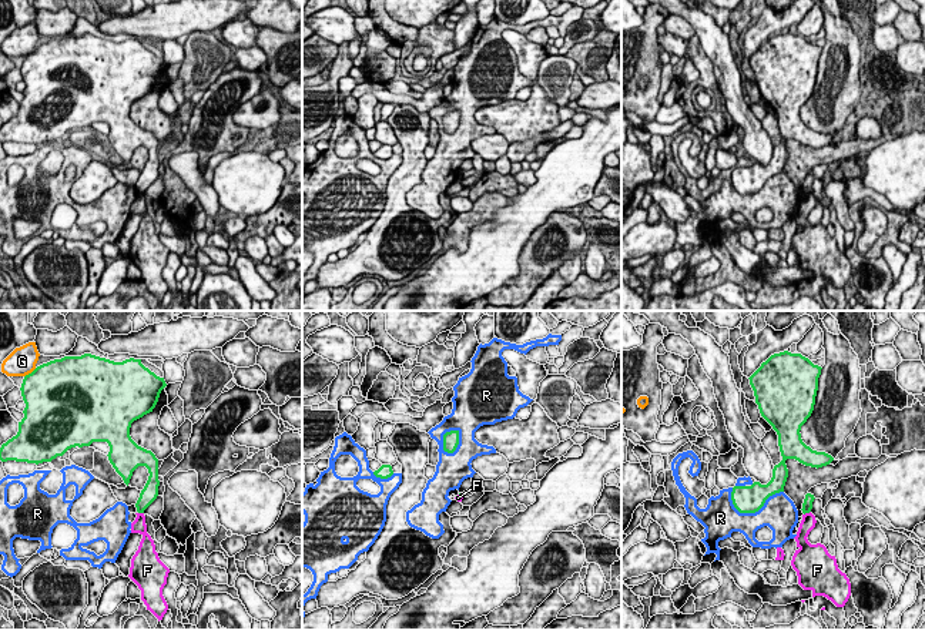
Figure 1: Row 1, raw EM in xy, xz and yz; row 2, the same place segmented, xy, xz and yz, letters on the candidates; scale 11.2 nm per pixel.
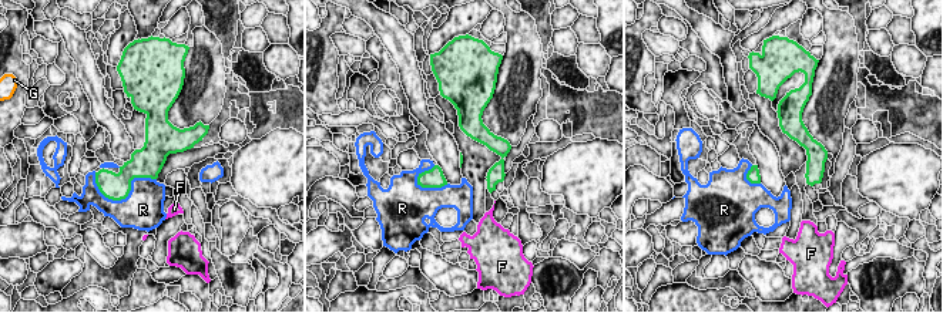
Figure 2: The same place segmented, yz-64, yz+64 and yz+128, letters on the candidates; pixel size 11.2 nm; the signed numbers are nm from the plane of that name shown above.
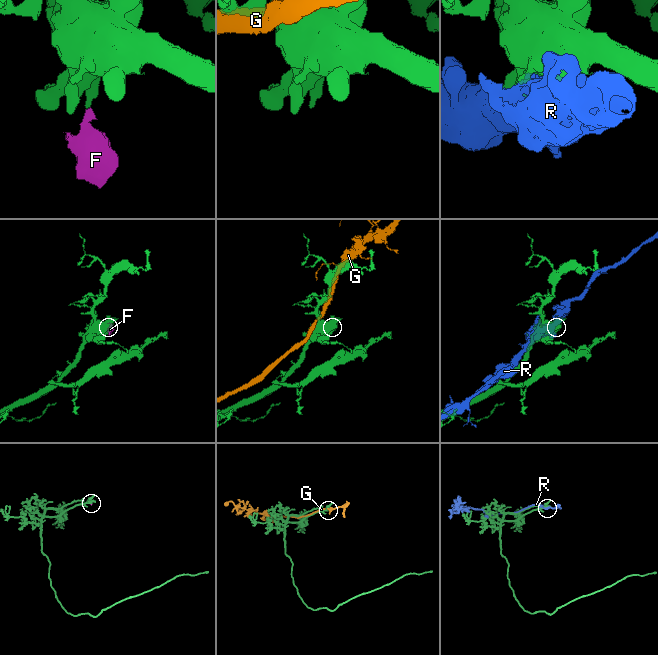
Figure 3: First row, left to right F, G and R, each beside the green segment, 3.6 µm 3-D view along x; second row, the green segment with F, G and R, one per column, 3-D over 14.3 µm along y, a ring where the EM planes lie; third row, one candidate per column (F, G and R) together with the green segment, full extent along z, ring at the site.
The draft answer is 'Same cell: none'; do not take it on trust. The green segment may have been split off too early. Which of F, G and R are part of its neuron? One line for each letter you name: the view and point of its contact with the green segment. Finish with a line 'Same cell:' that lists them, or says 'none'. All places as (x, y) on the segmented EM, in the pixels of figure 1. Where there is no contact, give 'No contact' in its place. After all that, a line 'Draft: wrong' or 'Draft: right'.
Same cell: none
Draft: right

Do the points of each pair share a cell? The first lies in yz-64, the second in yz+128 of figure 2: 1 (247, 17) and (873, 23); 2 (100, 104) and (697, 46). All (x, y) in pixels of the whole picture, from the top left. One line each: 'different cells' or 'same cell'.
1: same cell
2: different cells

